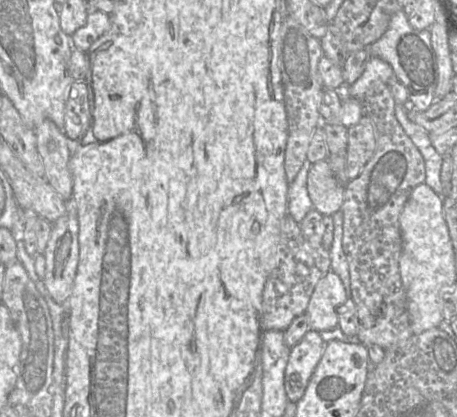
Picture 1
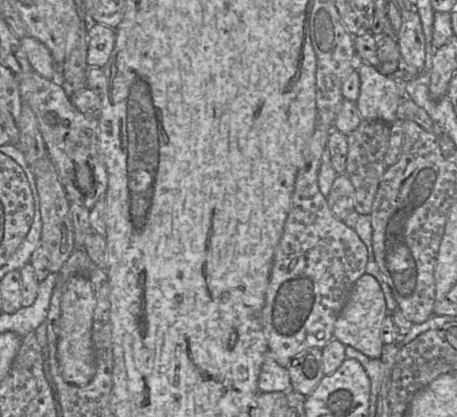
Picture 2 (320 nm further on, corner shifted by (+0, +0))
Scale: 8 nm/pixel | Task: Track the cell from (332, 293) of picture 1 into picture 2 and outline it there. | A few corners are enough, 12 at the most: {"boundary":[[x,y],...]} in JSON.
{"boundary":[[378,281],[355,282],[334,339],[381,358],[387,315]]}

